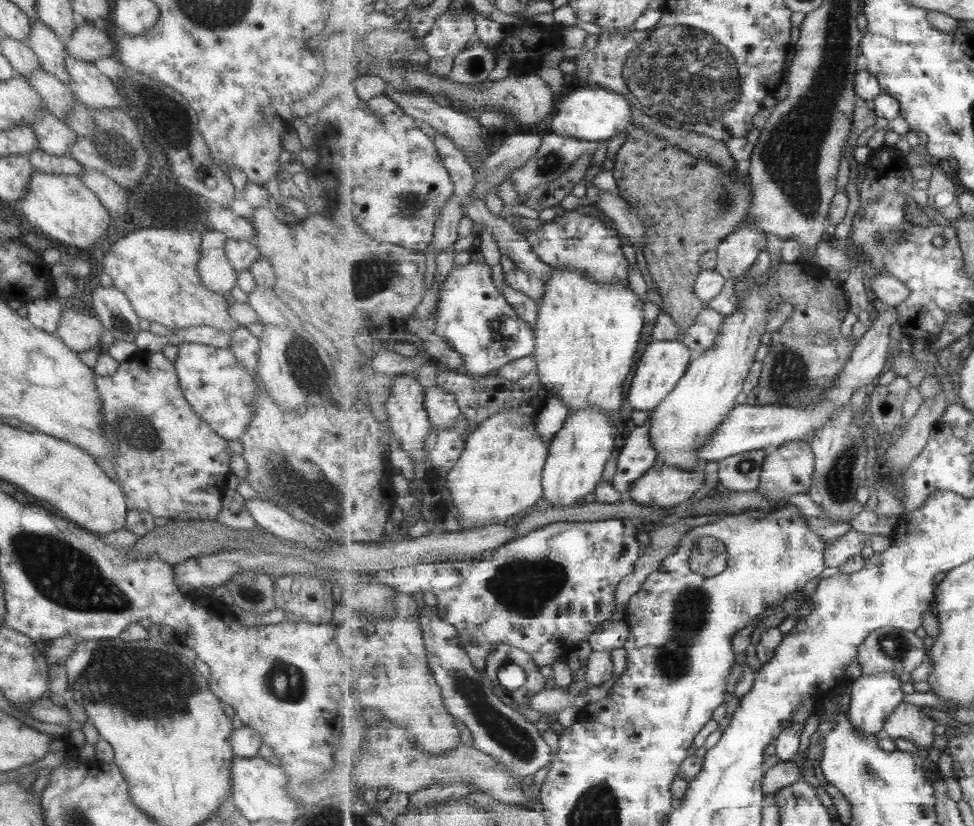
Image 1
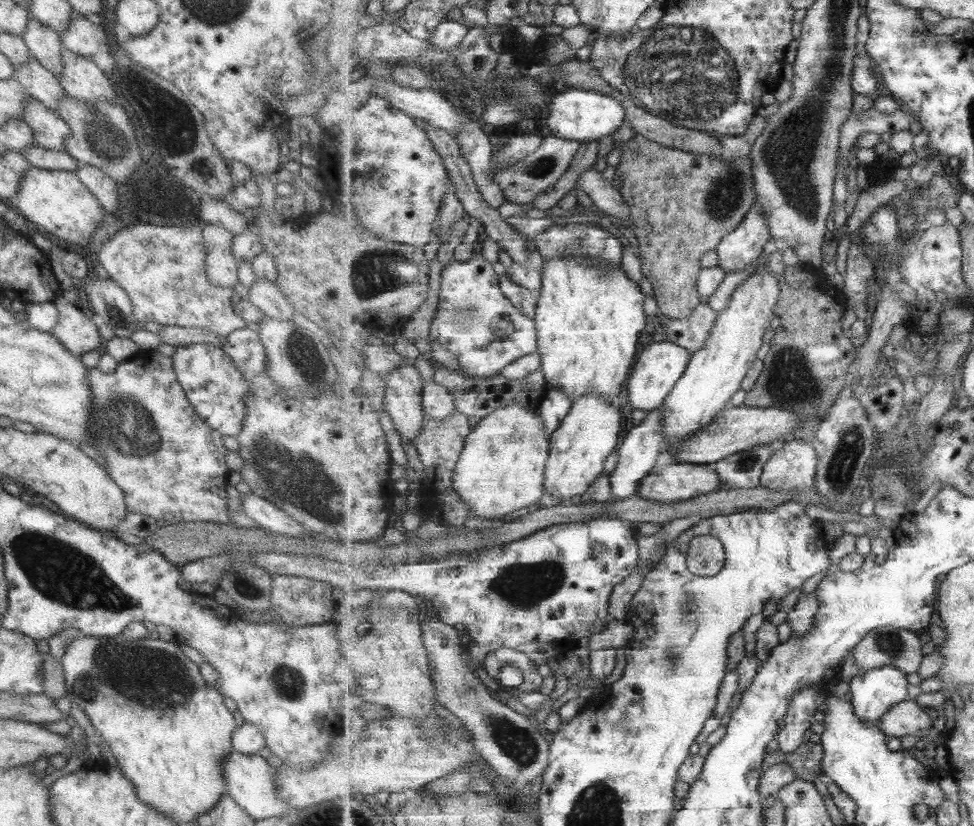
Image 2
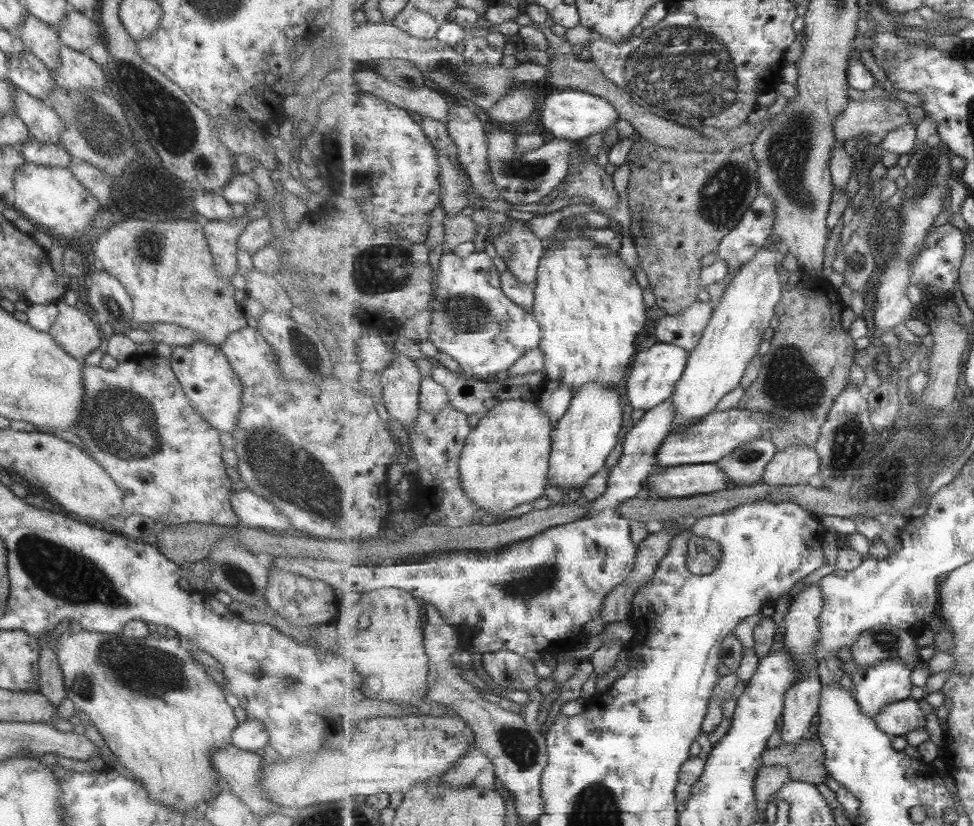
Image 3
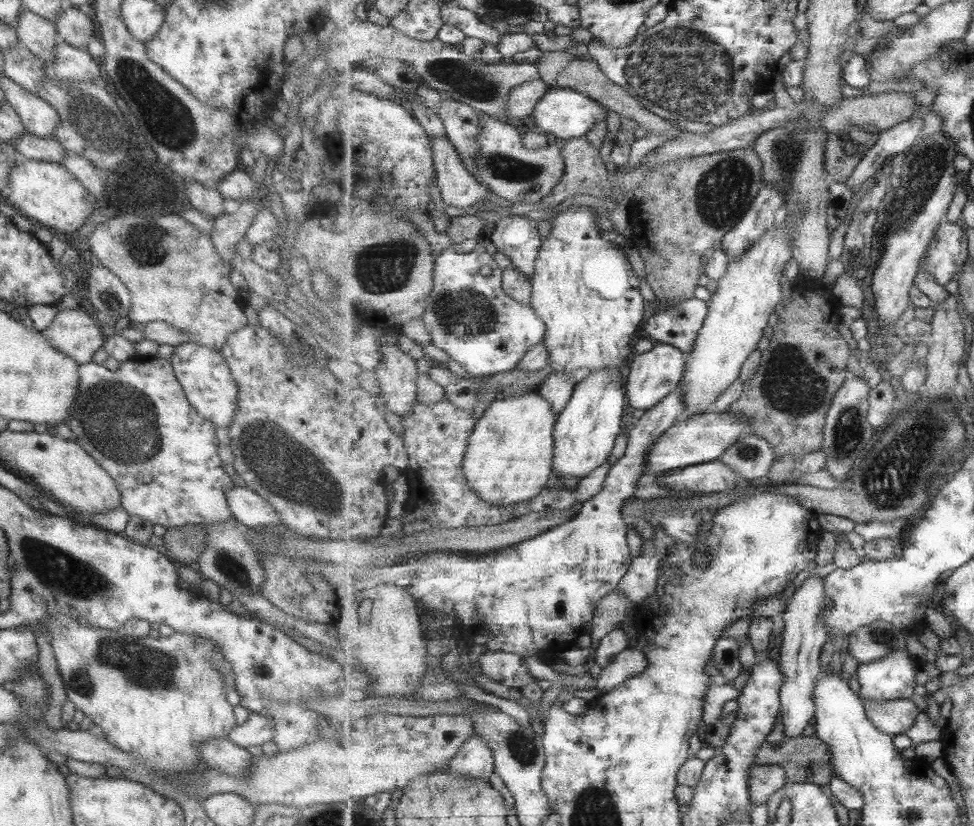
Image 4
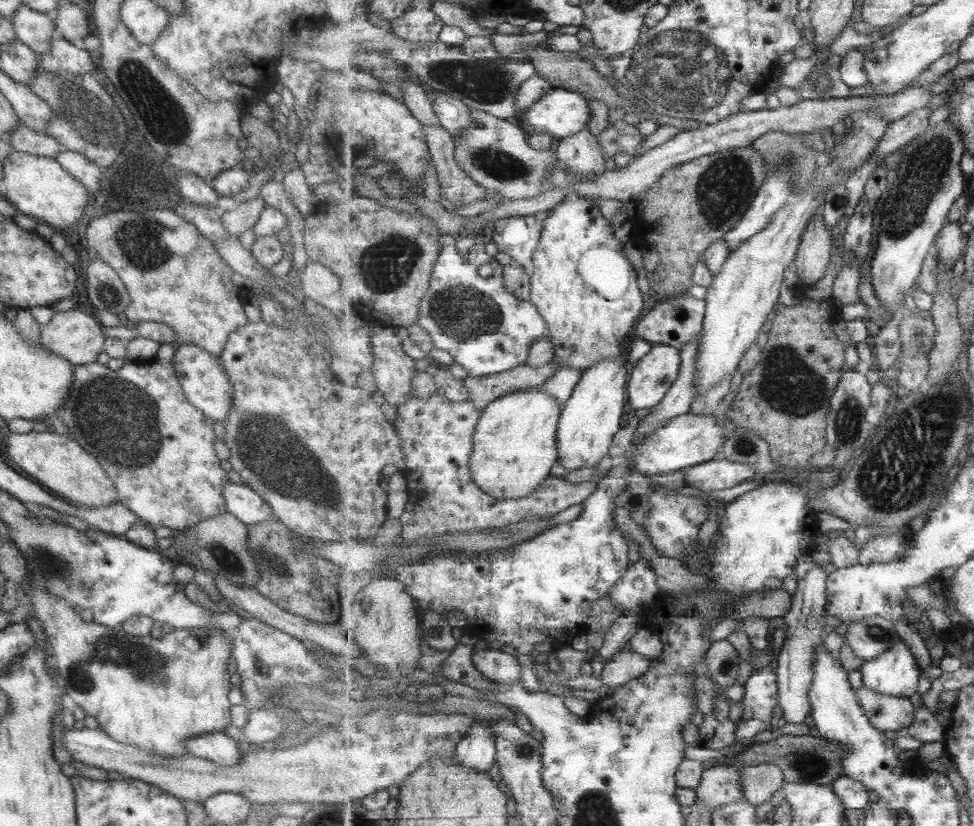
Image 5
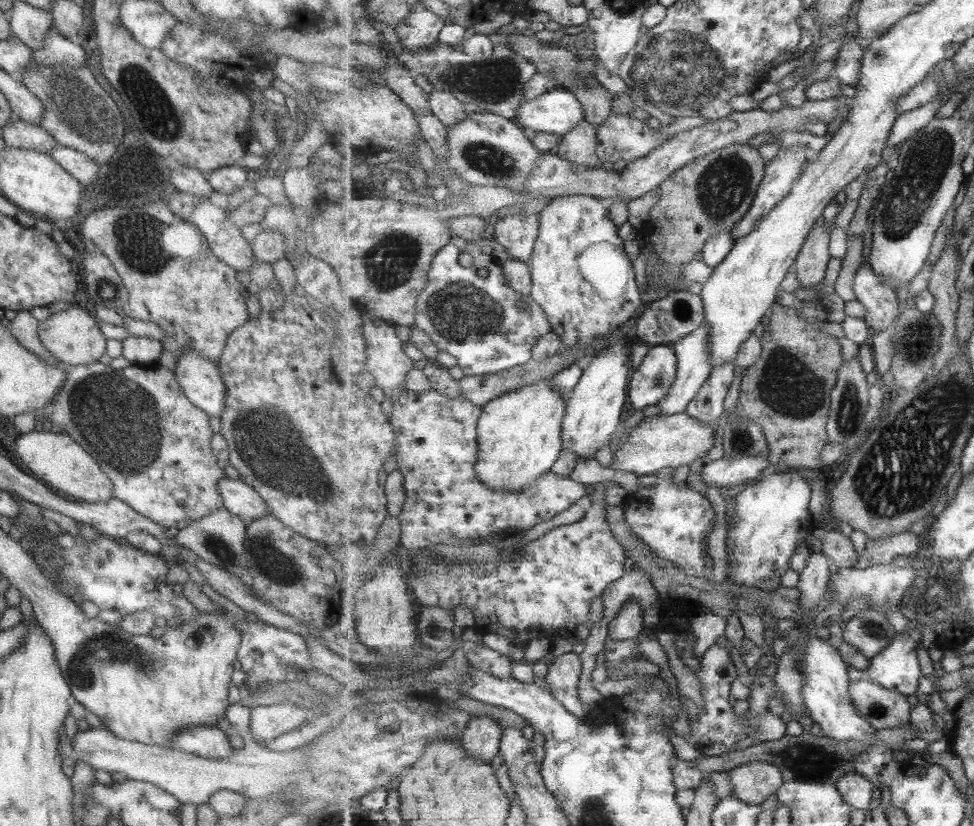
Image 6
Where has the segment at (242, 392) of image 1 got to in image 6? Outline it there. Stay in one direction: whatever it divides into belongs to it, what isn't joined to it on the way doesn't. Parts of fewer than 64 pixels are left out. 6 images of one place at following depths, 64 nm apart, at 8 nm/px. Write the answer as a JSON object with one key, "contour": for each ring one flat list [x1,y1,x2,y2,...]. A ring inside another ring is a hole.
{"contour":[[187,351,176,361,174,376,183,394,191,404,210,417,219,417,225,403,225,385,221,381,217,364]]}

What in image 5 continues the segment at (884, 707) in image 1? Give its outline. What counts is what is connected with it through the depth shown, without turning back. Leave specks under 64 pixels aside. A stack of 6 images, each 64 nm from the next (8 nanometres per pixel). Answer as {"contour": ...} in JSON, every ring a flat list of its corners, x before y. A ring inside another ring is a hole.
{"contour":[[899,641,886,653,868,660,860,668,862,682,883,695,909,697,919,688,922,669,907,642]]}

